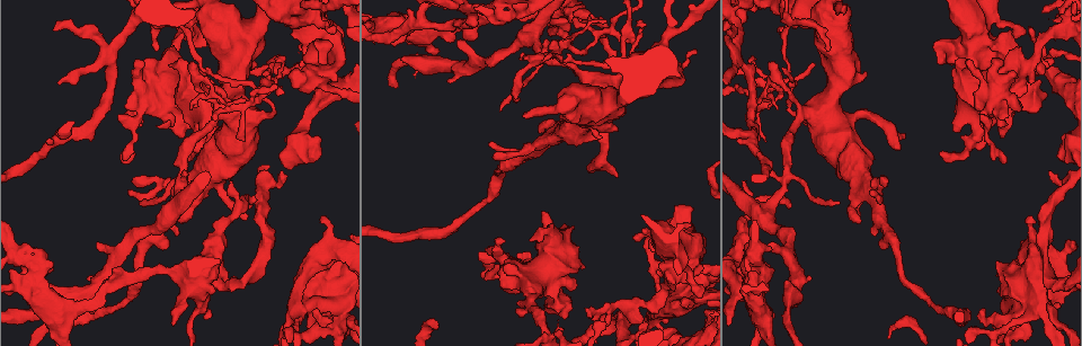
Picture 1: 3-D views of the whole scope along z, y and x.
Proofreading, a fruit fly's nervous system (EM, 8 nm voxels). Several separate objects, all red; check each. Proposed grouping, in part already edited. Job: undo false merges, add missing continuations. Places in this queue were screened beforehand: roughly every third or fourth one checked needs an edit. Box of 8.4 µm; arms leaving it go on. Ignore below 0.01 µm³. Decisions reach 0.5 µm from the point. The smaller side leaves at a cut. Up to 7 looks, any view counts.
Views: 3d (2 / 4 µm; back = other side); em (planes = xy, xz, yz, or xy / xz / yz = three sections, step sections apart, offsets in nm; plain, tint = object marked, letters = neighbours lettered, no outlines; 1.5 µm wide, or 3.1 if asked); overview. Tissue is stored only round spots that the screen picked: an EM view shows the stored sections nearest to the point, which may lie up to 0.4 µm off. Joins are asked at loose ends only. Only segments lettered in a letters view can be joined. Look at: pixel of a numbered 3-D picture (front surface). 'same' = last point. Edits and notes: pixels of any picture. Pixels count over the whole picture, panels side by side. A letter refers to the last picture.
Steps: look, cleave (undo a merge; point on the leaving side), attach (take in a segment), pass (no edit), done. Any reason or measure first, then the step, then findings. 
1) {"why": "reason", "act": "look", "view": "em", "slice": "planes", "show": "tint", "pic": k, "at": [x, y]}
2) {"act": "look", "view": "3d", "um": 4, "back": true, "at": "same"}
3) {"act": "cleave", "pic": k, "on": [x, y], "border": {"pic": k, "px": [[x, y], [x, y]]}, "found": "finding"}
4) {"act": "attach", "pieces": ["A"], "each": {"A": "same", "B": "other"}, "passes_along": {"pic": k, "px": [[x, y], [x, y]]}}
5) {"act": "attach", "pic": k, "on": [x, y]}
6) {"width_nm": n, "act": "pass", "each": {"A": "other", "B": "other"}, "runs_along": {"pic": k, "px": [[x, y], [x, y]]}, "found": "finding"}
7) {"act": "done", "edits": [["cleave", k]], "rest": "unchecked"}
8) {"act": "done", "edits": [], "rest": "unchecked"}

{"why": "free end", "act": "look", "view": "3d", "um": 2, "pic": 1, "at": [682, 307]}

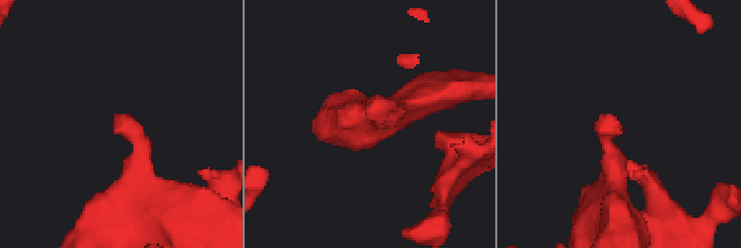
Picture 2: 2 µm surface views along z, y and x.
{"act": "look", "view": "em", "slice": "xy", "step": 8, "show": "tint", "pic": 2, "at": [616, 122]}

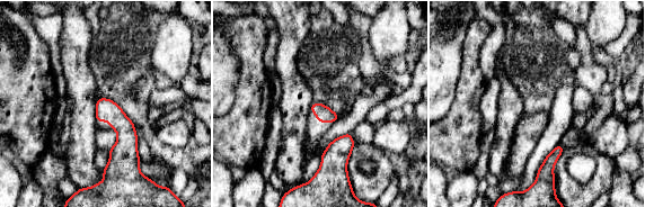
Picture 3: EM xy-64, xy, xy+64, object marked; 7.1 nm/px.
{"why": "cut it another way", "act": "look", "view": "em", "slice": "planes", "show": "letters", "at": "same"}

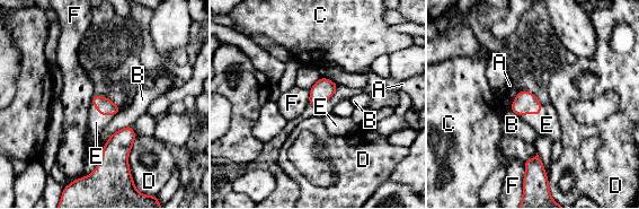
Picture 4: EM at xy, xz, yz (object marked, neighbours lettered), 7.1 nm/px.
{"act": "attach", "pieces": ["E"], "each": {"A": "other", "B": "other", "C": "other", "D": "other", "E": "same", "F": "other"}, "found": "the neuron continues"}

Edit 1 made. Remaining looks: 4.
{"why": "an open end", "act": "look", "view": "3d", "um": 2, "pic": 1, "at": [791, 205]}

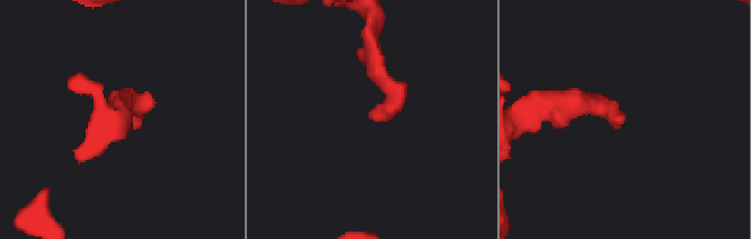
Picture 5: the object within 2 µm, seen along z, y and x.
{"act": "look", "view": "em", "slice": "planes", "show": "tint", "pic": 5, "at": [622, 123]}

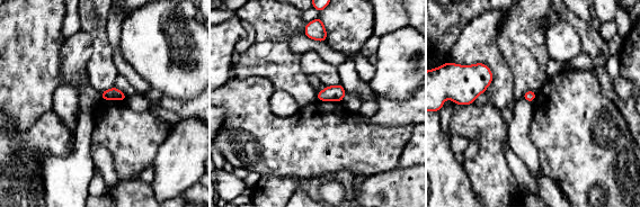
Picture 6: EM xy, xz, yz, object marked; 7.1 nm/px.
{"act": "look", "view": "em", "slice": "planes", "show": "letters", "at": "same"}

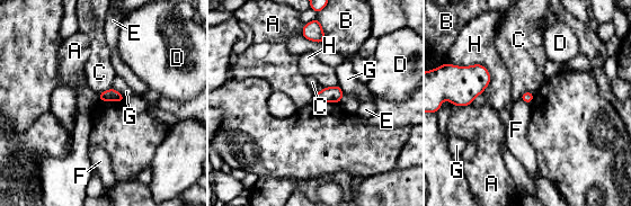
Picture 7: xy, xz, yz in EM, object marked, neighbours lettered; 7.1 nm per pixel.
{"act": "pass", "each": {"A": "other", "B": "other", "C": "other", "D": "other", "E": "other", "F": "other", "G": "other", "H": "other"}, "found": "no lettered segment goes on from it"}

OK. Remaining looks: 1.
{"act": "done", "edits": [["attach", 4]], "rest": "unchecked"}

